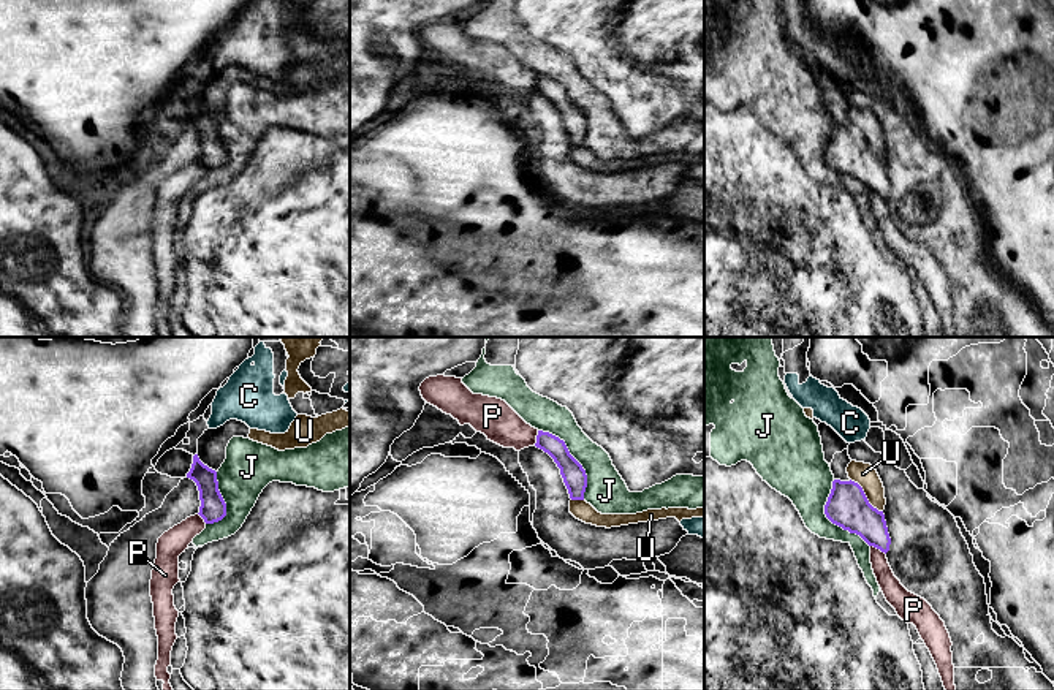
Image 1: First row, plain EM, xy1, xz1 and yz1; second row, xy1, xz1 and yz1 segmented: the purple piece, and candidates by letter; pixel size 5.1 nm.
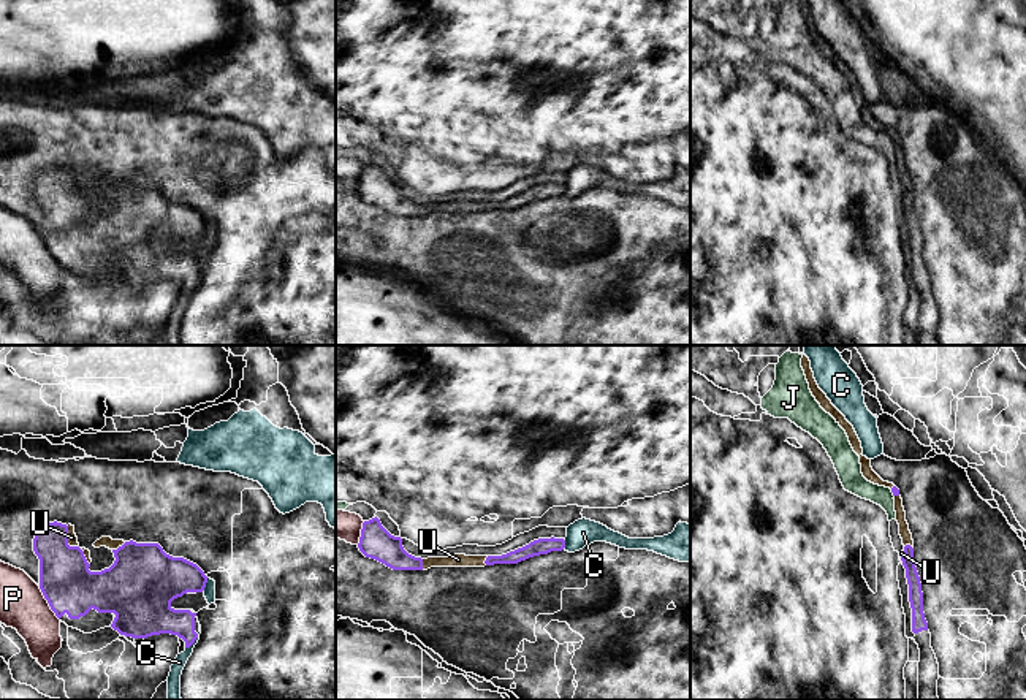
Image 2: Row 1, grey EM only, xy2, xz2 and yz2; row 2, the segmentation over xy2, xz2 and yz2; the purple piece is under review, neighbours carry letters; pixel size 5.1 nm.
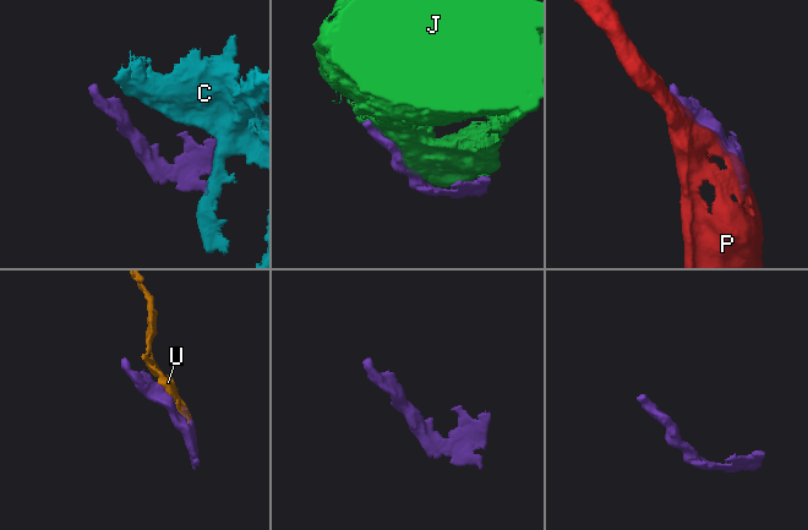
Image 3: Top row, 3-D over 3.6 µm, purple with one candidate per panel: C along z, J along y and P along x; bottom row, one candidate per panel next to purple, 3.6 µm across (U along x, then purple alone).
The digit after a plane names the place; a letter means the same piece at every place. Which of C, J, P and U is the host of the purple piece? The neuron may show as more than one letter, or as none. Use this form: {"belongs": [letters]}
{"belongs": ["U"]}

